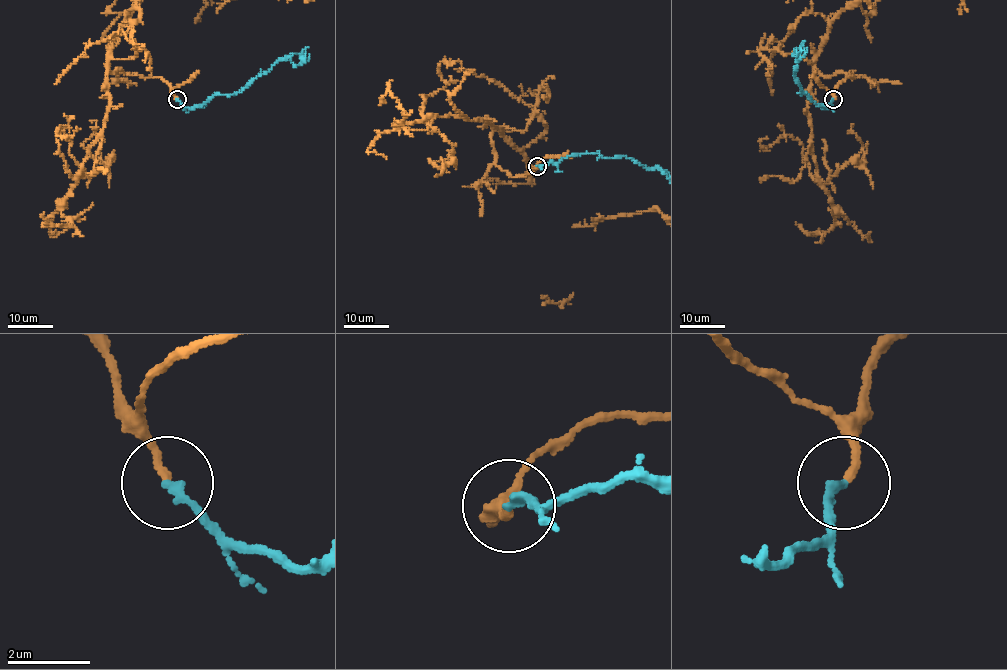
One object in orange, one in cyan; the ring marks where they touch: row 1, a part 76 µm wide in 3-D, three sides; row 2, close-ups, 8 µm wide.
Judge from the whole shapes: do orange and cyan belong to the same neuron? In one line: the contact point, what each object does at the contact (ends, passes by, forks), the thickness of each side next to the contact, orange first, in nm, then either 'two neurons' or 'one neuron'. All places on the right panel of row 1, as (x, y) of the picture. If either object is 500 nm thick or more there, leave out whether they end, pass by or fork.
place (833, 99); orange ends; cyan ends; calibres 190 and 200 nm; one neuron

